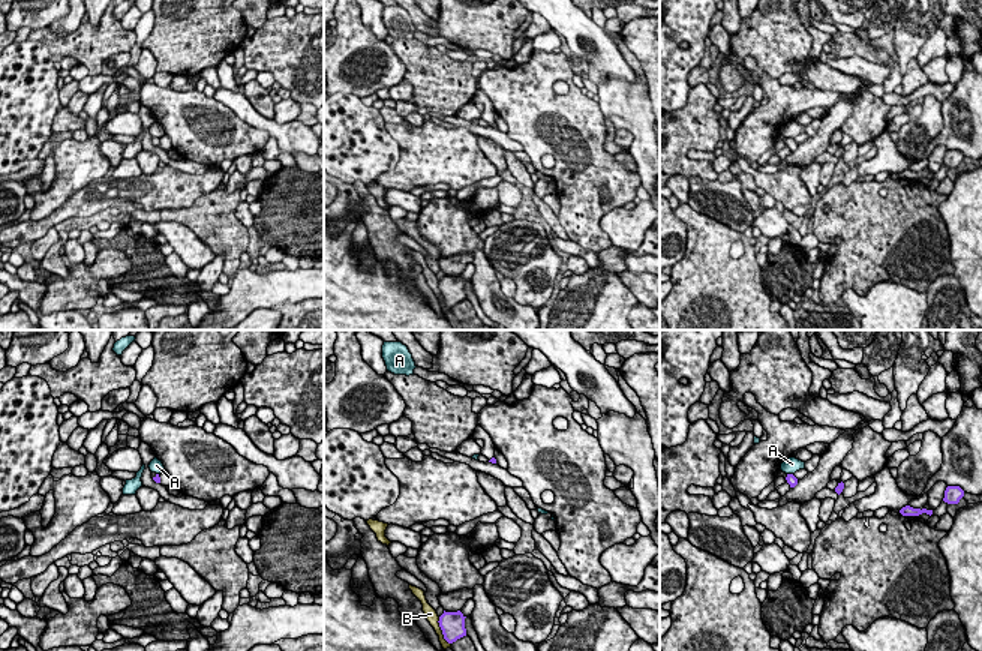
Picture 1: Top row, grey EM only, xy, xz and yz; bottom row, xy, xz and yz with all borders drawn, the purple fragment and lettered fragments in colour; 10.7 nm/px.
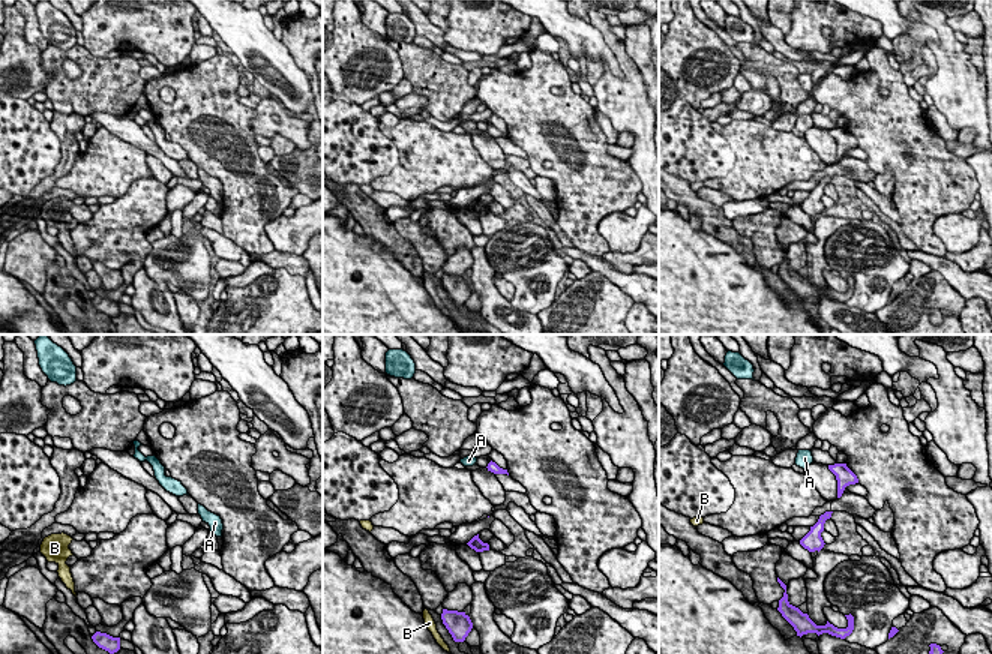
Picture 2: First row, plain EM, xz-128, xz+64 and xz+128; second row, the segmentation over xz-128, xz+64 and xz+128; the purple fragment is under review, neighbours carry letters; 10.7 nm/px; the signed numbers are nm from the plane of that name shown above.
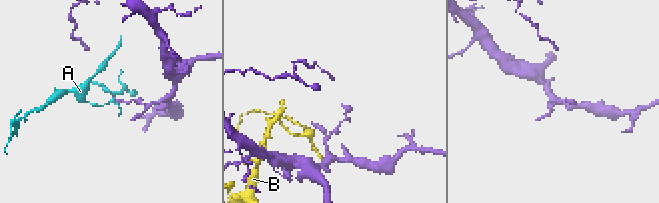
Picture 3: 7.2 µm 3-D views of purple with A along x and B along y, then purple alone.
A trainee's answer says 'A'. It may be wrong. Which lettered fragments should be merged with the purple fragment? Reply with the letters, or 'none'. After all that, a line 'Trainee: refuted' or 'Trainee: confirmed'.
none
Trainee: refuted

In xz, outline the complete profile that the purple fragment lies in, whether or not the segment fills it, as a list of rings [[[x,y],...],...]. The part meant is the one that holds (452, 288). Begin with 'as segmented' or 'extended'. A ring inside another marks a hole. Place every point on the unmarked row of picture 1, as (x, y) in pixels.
as segmented; [[[457,274],[457,276],[445,276],[439,280],[439,291],[442,294],[444,303],[448,308],[456,306],[457,303],[466,300],[466,292],[465,292],[465,279]]]

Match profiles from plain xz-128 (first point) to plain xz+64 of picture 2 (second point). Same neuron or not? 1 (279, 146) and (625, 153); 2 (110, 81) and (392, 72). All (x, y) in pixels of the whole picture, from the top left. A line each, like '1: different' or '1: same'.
1: different
2: different

